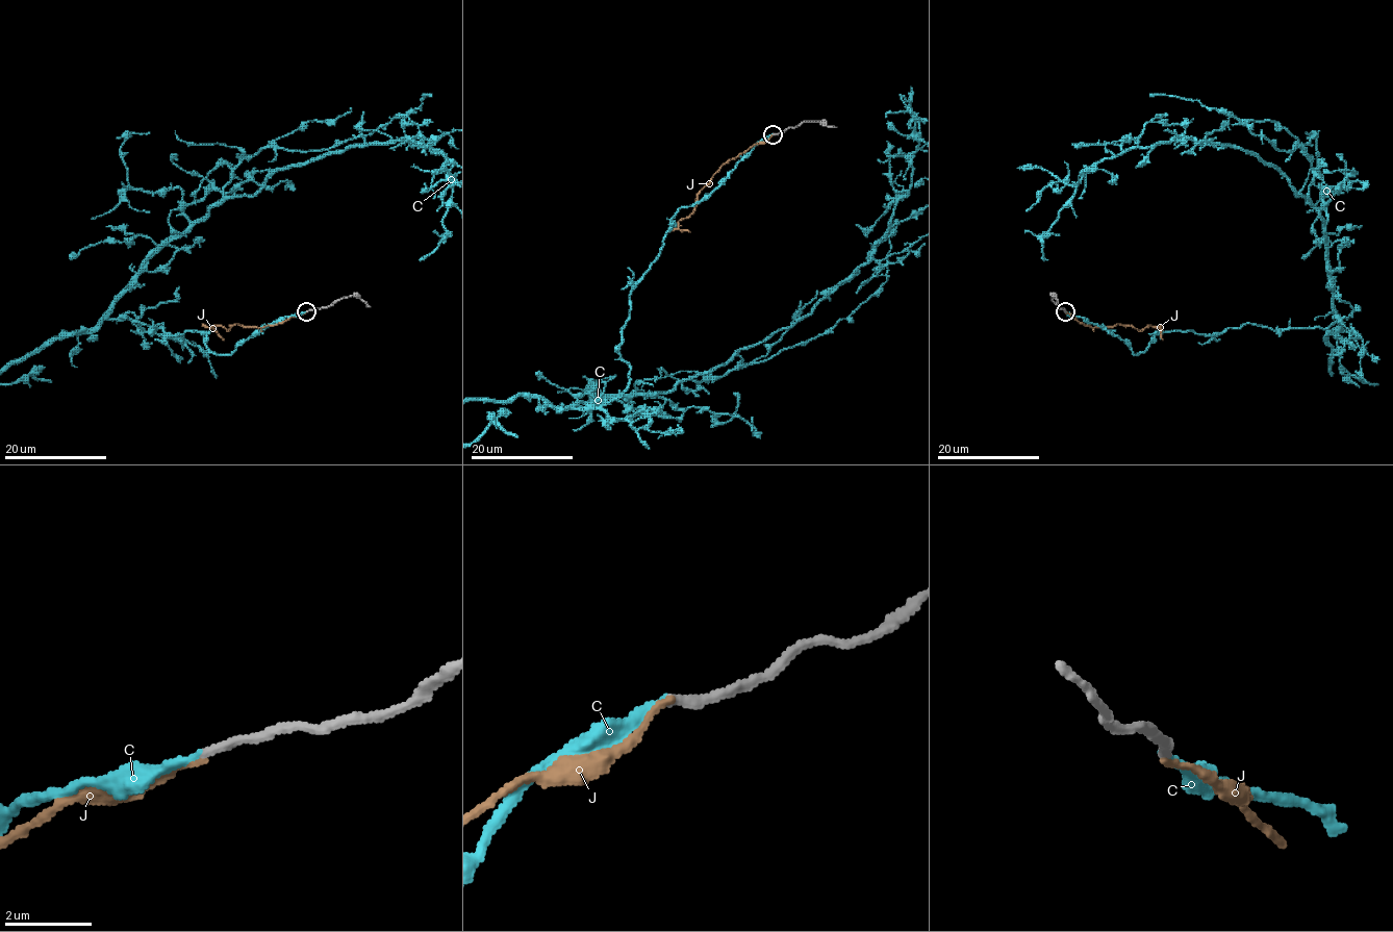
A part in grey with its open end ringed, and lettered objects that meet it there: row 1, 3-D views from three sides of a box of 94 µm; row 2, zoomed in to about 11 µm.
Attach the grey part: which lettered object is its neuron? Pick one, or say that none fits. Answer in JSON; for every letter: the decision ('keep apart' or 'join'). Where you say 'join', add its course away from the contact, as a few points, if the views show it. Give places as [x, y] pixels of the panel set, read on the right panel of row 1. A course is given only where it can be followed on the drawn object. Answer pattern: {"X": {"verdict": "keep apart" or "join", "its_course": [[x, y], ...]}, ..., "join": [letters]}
{"C": {"verdict": "join", "its_course": [[1065, 311], [1134, 354], [1164, 332], [1325, 328], [1324, 220], [1256, 155], [1171, 139], [1083, 173], [1047, 259]]}, "J": {"verdict": "keep apart"}, "join": ["C"]}

